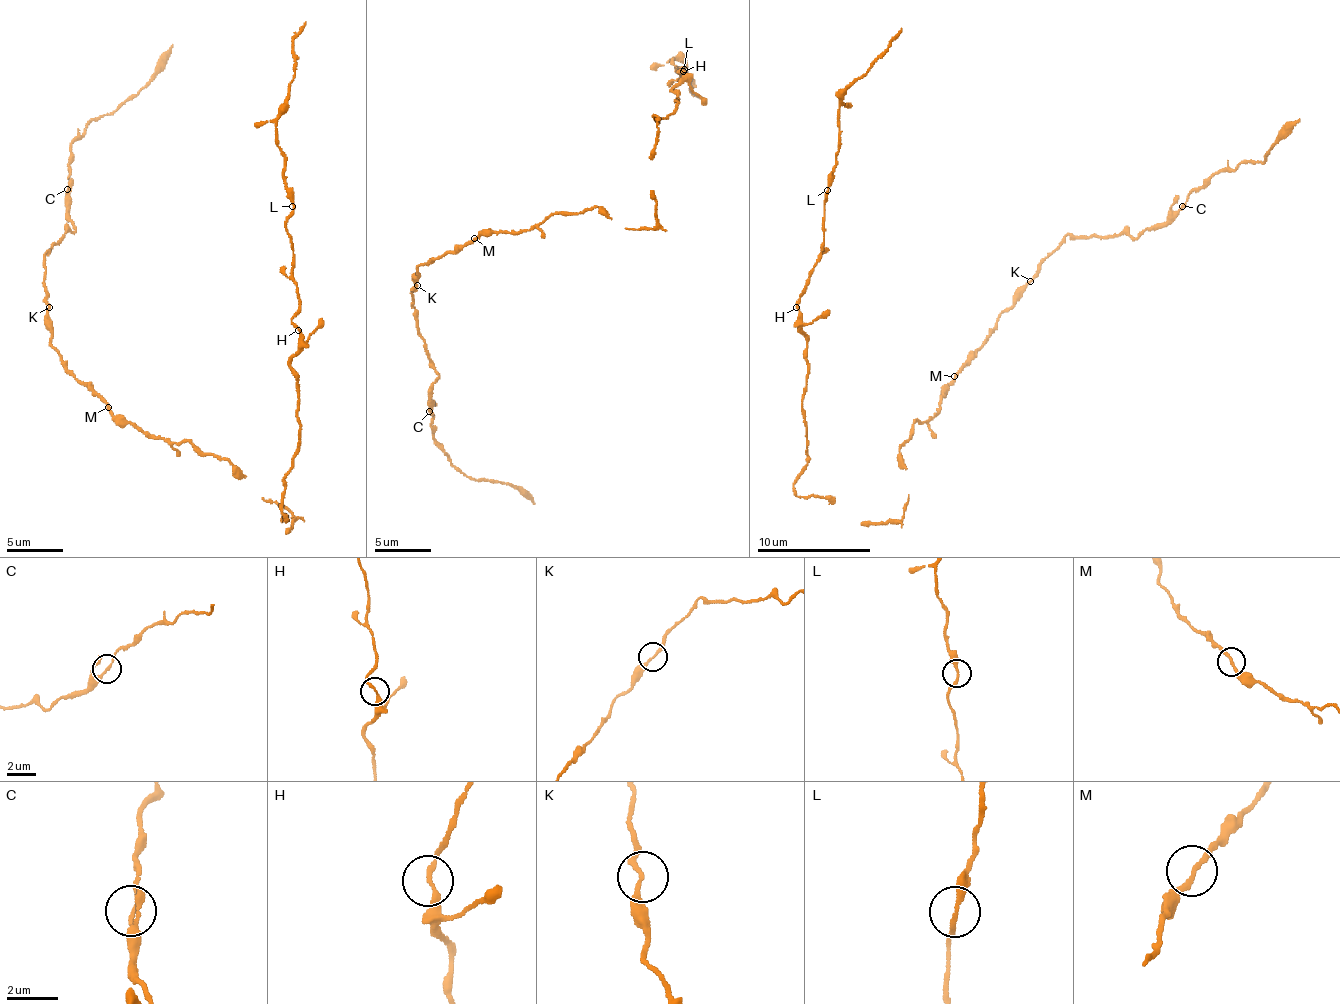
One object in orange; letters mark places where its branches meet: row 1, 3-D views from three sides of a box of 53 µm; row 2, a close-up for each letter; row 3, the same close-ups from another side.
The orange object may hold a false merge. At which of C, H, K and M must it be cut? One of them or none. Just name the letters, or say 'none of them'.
none of them

